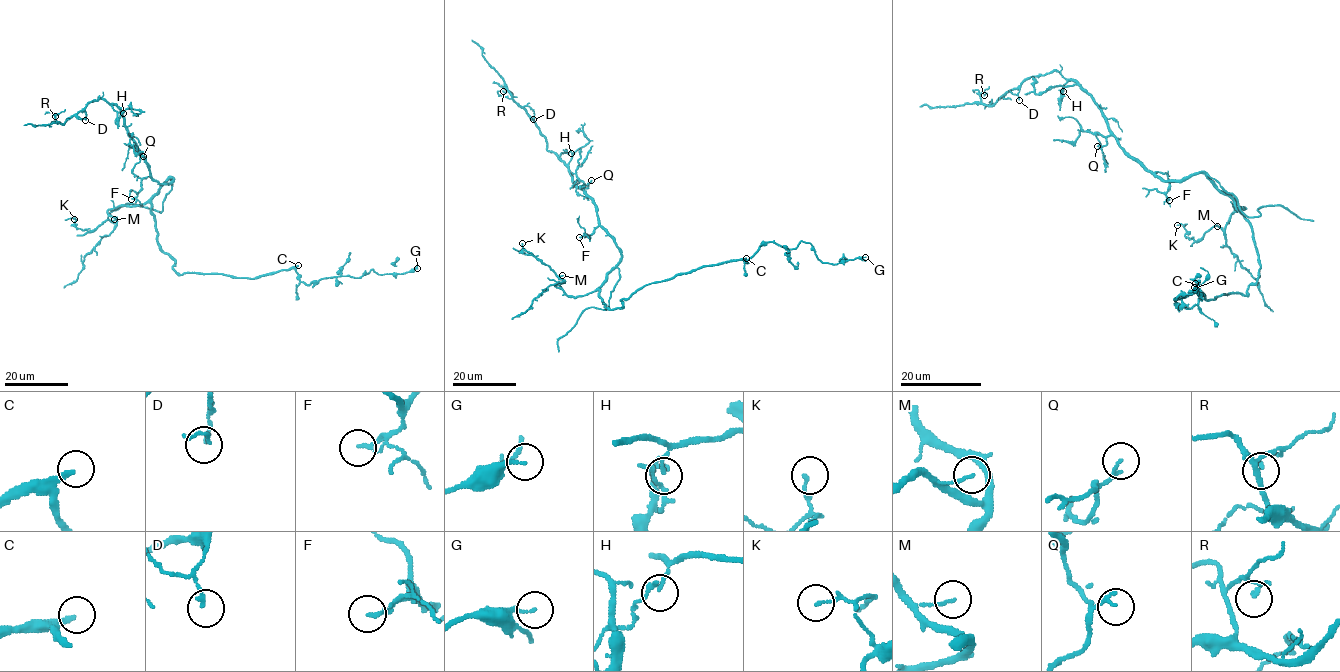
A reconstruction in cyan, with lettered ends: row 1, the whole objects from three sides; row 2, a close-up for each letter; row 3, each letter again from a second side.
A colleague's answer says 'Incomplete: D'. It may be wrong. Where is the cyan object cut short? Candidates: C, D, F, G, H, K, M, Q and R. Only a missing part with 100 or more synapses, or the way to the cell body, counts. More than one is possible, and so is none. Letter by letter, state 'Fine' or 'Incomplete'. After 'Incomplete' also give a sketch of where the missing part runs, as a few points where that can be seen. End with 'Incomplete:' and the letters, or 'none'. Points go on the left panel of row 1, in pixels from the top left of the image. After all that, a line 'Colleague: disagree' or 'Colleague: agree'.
C: Incomplete. Course of what is missing: (298, 265), (305, 241), (297, 231), (291, 236), (258, 208), (173, 215)
D: Fine
F: Fine
G: Fine
H: Fine
K: Fine
M: Fine
Q: Fine
R: Fine
Incomplete: C
Colleague: disagree

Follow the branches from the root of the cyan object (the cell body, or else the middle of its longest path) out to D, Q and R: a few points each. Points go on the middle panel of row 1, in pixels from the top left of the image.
D: (600, 297), (620, 249), (600, 225), (597, 206), (547, 150), (533, 119)
Q: (600, 297), (599, 288), (619, 261), (621, 252), (614, 239), (600, 225), (597, 206), (584, 192), (591, 180)
R: (600, 297), (620, 249), (600, 225), (597, 206), (547, 150), (539, 127), (503, 91)

